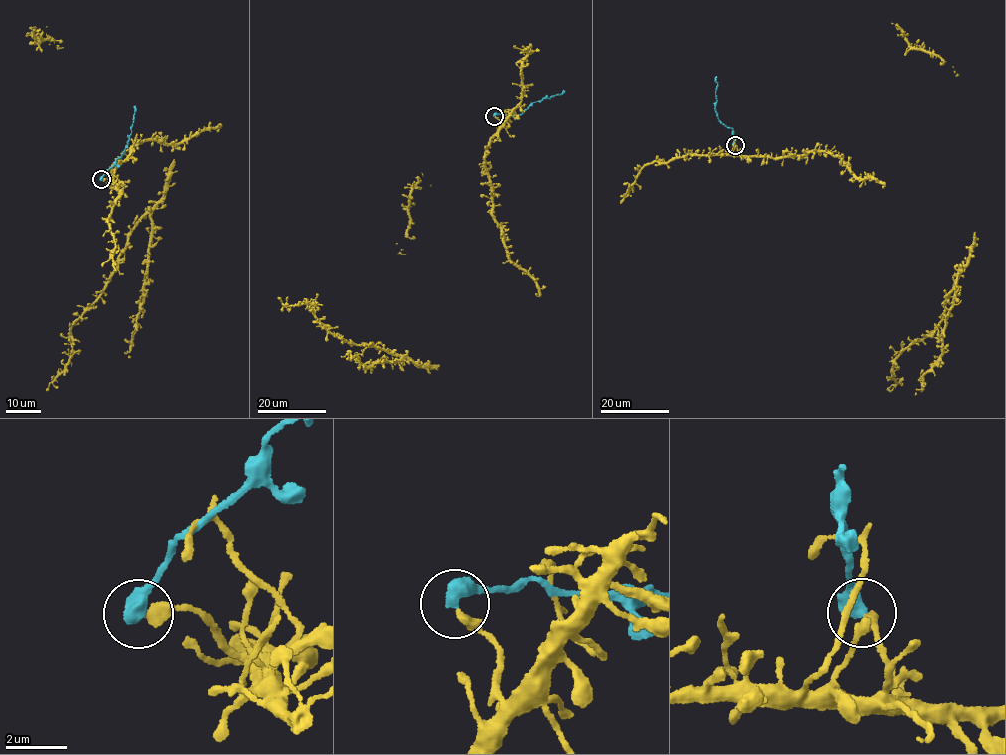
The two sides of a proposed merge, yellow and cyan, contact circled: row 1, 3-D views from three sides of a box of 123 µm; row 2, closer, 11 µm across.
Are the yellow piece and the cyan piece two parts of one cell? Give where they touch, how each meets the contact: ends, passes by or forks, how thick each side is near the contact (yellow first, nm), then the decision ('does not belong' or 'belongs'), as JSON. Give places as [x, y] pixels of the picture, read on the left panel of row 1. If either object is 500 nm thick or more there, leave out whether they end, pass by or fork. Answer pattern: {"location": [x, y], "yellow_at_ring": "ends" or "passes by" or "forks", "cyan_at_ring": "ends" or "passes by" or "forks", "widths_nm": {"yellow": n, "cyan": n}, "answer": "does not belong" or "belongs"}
{"location": [101, 179], "widths_nm": {"yellow": 380, "cyan": 600}, "answer": "does not belong"}

